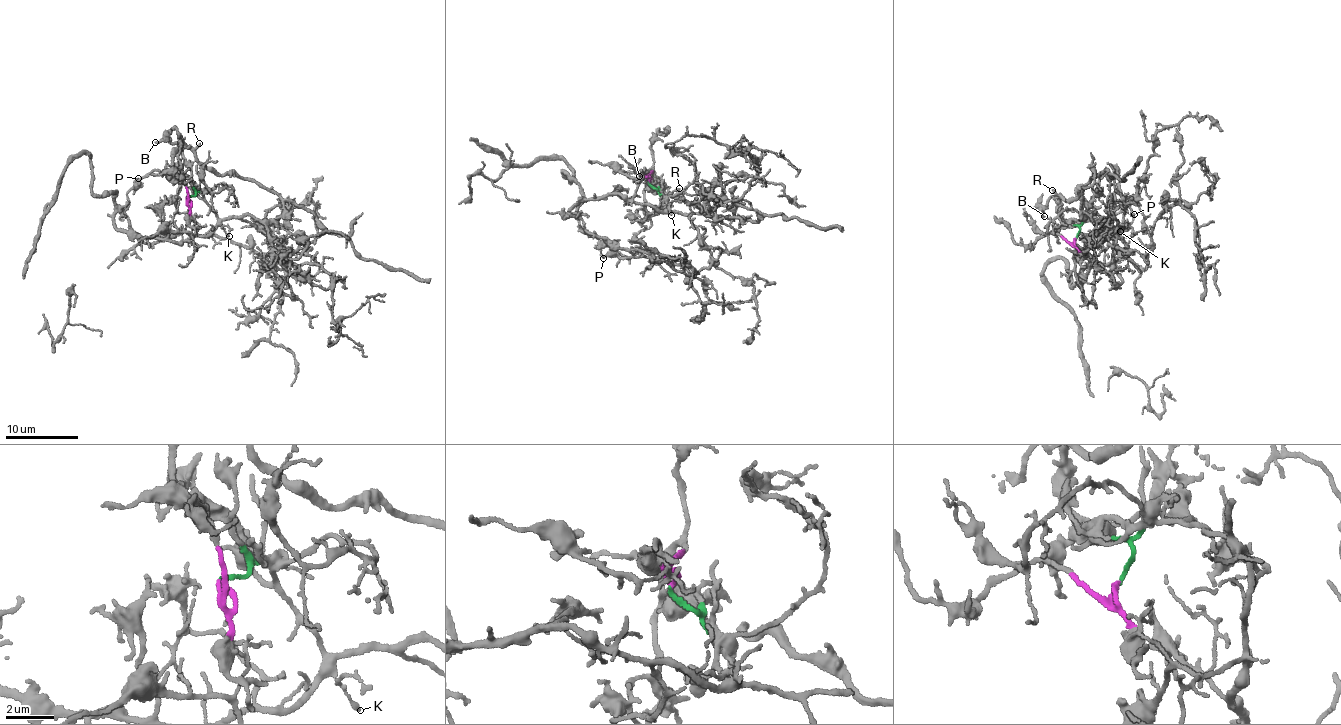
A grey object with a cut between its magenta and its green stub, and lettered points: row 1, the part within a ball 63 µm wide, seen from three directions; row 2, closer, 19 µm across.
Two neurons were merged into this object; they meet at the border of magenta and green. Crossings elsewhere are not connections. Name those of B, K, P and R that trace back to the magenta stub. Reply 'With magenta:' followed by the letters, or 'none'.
With magenta: B, R

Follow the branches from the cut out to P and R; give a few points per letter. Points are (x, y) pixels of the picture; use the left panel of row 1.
P: (188, 198), (199, 192), (216, 214), (214, 230), (182, 240), (131, 238), (114, 219), (138, 179)
R: (188, 198), (185, 182), (173, 168), (174, 156), (183, 148), (194, 149), (200, 142)

